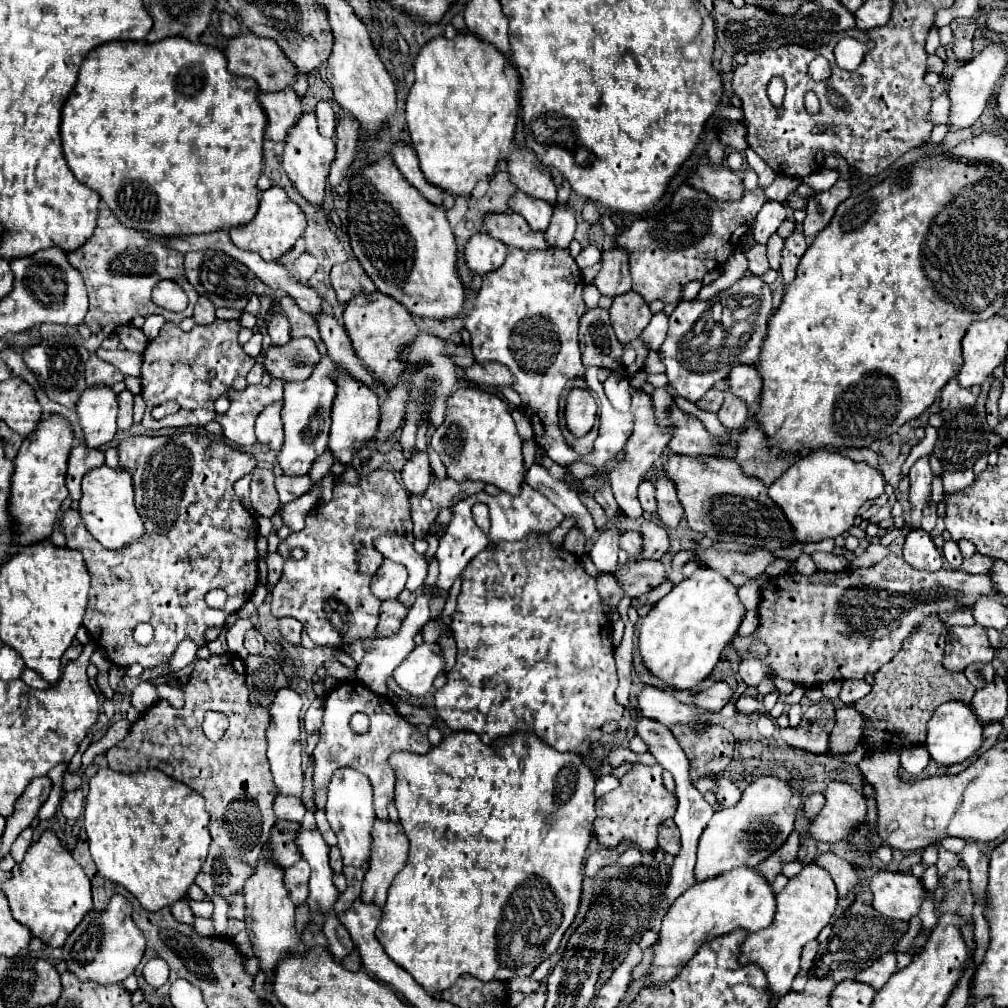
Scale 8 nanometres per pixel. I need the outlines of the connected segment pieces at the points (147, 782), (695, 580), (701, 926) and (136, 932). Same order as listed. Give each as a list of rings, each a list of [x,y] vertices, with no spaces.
[[[103,768],[89,782],[85,830],[97,870],[125,886],[149,912],[187,896],[209,852],[207,826],[203,796],[159,770],[119,774]]]
[[[699,568],[695,574],[663,596],[639,626],[639,654],[649,674],[661,678],[677,690],[693,690],[701,684],[715,664],[723,648],[733,640],[743,620],[745,608],[737,596],[737,588],[711,568]]]
[[[735,868],[735,870],[721,874],[713,880],[691,886],[687,892],[683,892],[675,900],[675,904],[669,908],[669,912],[663,918],[659,938],[653,944],[653,962],[651,962],[651,968],[647,970],[643,988],[661,988],[661,986],[669,984],[675,976],[679,976],[679,972],[687,964],[687,960],[691,960],[695,956],[699,946],[709,942],[711,938],[719,938],[719,936],[729,934],[737,928],[743,928],[749,934],[757,932],[761,928],[767,928],[771,924],[773,916],[775,916],[775,892],[771,890],[771,884],[755,868]]]
[[[115,894],[105,912],[91,910],[69,934],[63,944],[63,960],[67,962],[67,970],[71,970],[79,980],[109,986],[121,984],[129,974],[133,974],[135,966],[143,958],[143,950],[145,936],[131,918],[131,904],[121,894]]]

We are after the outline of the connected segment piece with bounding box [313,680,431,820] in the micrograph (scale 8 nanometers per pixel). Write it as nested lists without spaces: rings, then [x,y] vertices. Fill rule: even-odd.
[[[347,680],[341,682],[341,686],[333,688],[325,696],[325,714],[323,714],[323,726],[319,730],[319,744],[313,752],[315,756],[315,774],[313,774],[313,786],[321,788],[329,784],[329,778],[333,770],[351,766],[363,774],[369,776],[375,792],[375,814],[379,820],[389,820],[387,816],[387,806],[393,798],[393,784],[395,784],[395,772],[389,764],[389,756],[395,750],[403,752],[415,752],[415,754],[425,754],[429,752],[431,744],[427,740],[427,734],[417,732],[413,724],[409,724],[403,716],[393,714],[393,708],[381,700],[381,696],[375,696],[369,688],[361,686],[359,680]],[[355,712],[363,712],[369,716],[369,728],[365,734],[357,734],[351,730],[349,720]],[[383,792],[383,796],[377,796]]]

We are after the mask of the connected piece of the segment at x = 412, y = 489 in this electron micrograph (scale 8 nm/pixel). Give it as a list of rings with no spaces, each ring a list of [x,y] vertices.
[[[425,452],[411,454],[401,470],[401,482],[409,494],[421,494],[431,484],[431,470]]]

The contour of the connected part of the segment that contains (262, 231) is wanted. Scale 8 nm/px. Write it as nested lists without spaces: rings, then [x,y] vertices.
[[[271,186],[269,190],[263,192],[255,218],[243,226],[231,228],[229,236],[237,248],[257,252],[267,262],[277,262],[287,250],[295,246],[295,242],[305,232],[305,226],[307,226],[307,220],[305,220],[303,210],[285,194],[283,188]]]

